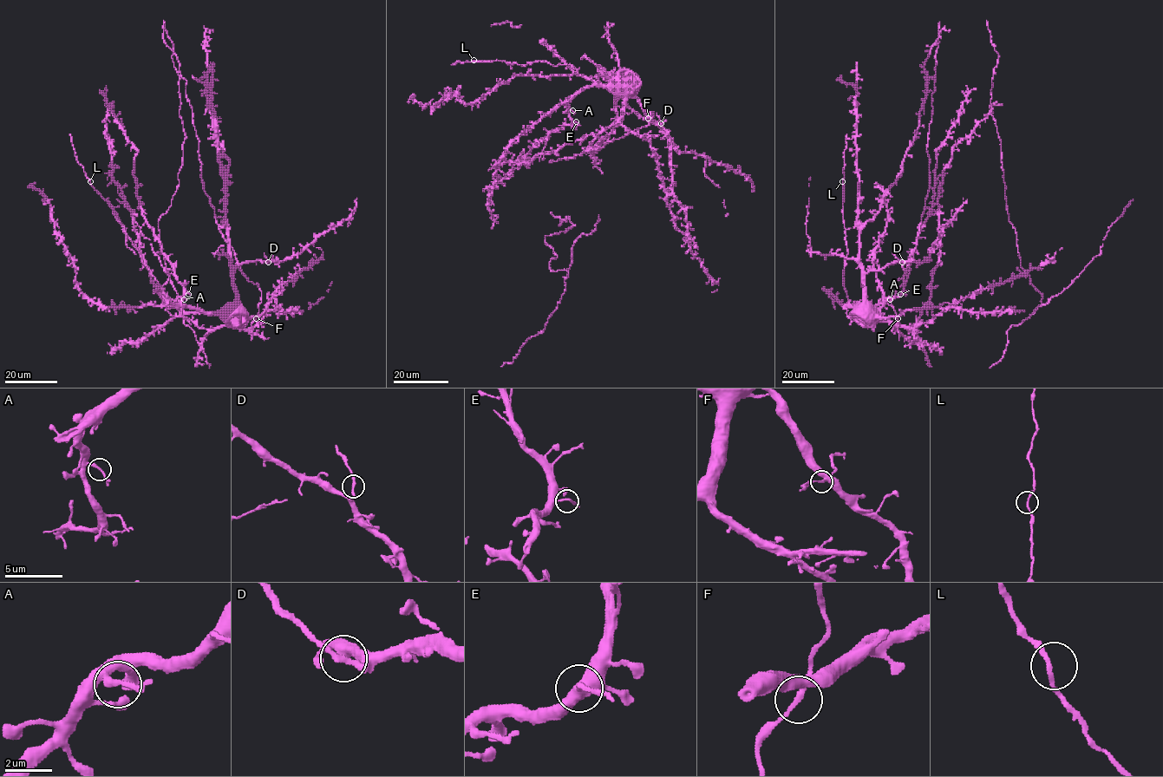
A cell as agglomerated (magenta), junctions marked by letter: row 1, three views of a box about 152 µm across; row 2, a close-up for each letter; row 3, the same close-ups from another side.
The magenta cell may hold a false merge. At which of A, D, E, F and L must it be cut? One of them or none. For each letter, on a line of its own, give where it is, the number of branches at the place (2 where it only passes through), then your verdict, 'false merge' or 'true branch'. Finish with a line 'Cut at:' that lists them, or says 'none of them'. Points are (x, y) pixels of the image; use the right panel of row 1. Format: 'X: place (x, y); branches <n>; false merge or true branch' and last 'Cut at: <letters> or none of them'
A: place (890, 299); branches 2; true branch
D: place (902, 262); branches 2; false merge
E: place (900, 294); branches 2; true branch
F: place (898, 318); branches 2; true branch
L: place (842, 181); branches 2; true branch
Cut at: D

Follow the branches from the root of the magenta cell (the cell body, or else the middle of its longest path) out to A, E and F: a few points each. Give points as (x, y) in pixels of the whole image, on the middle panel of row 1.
A: (623, 75), (627, 74), (617, 75), (605, 85), (580, 88), (568, 101), (567, 107), (572, 110)
E: (623, 75), (627, 74), (617, 75), (605, 85), (590, 85), (578, 90), (567, 103), (569, 116), (576, 121)
F: (623, 75), (630, 75), (630, 93), (648, 118)

